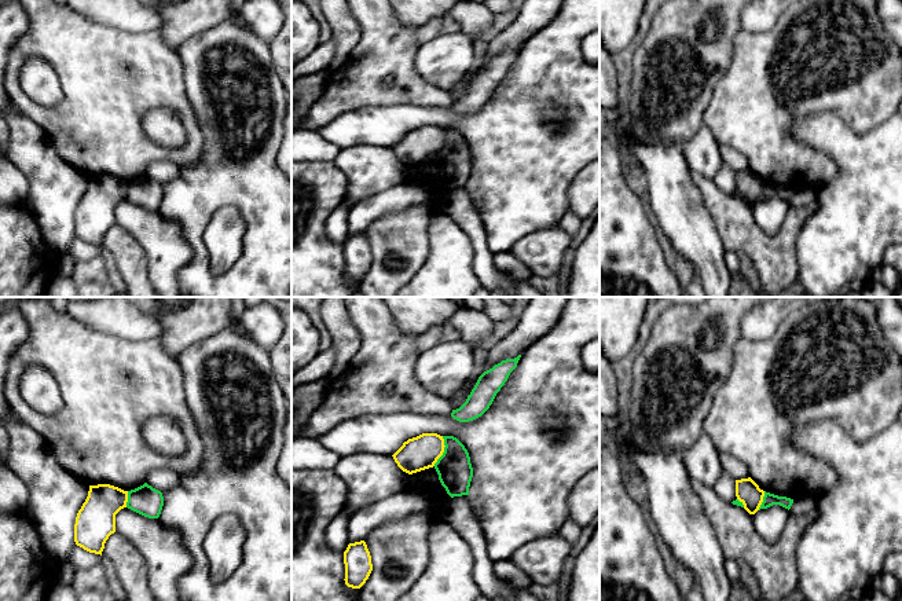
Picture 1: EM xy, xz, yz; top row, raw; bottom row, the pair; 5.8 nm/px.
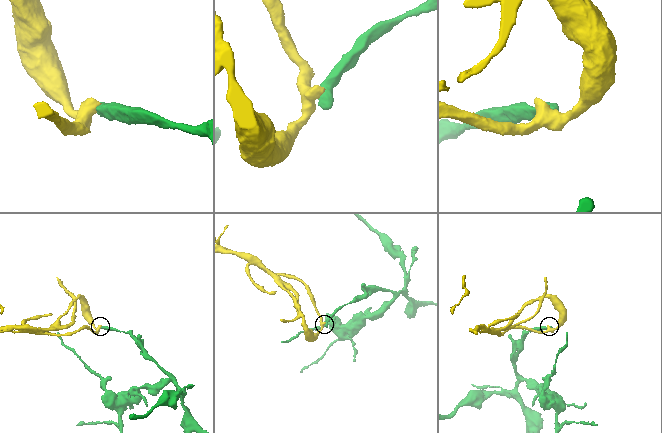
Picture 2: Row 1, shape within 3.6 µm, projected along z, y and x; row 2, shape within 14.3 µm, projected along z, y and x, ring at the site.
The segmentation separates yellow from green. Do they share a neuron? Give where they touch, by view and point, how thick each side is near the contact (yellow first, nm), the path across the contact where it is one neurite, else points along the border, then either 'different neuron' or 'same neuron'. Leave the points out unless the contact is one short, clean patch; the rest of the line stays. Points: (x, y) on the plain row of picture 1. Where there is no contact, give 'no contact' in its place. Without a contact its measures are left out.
xz (443, 143) | 200/200 nm | along xz (443, 128), (443, 146), (433, 157) | different neuron

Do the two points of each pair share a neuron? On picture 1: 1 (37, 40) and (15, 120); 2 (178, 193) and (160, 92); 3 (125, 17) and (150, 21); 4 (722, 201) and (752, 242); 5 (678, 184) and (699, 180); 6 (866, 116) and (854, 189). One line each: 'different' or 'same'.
1: different
2: different
3: same
4: same
5: different
6: different

